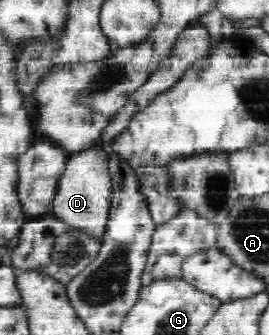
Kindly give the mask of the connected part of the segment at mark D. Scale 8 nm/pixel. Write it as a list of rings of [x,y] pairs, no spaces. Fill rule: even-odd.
[[[100,147],[71,154],[61,175],[50,215],[90,236],[102,238],[109,219],[112,180],[109,154]]]

